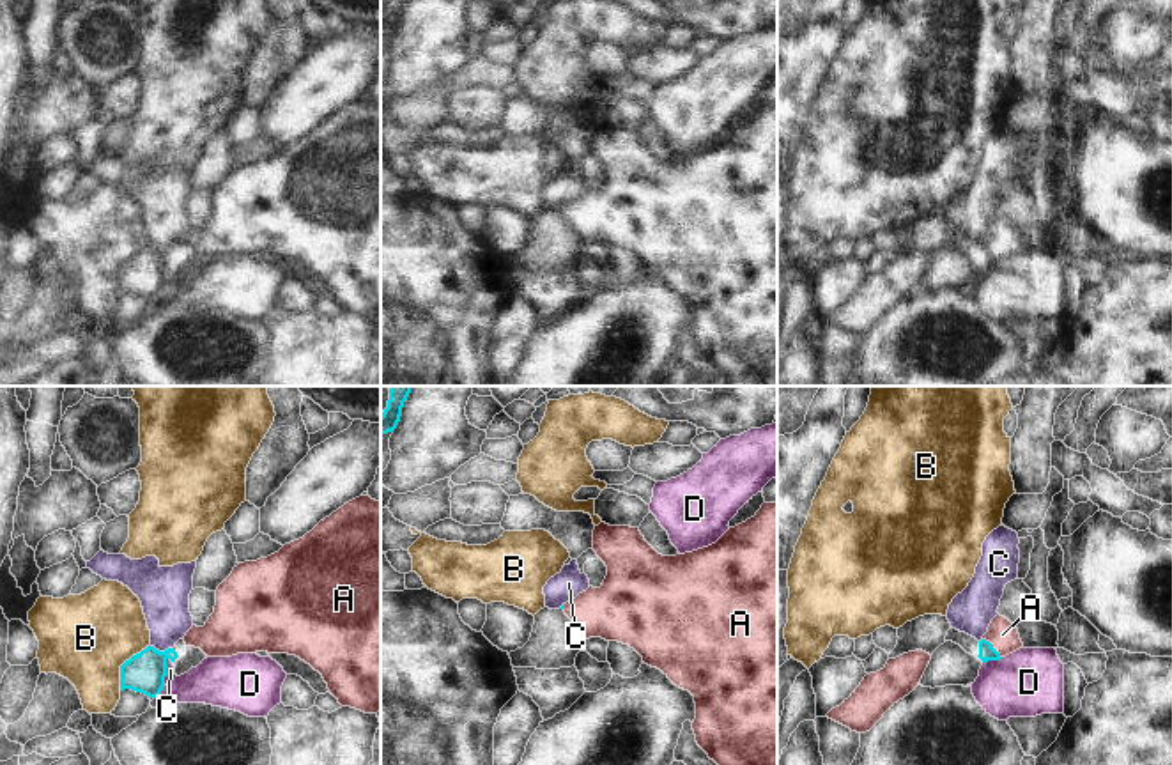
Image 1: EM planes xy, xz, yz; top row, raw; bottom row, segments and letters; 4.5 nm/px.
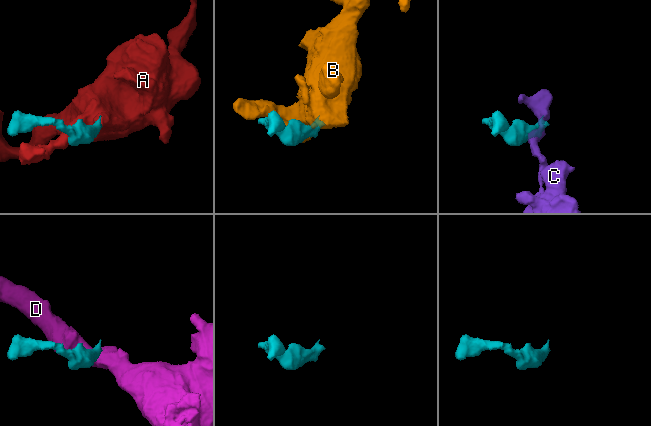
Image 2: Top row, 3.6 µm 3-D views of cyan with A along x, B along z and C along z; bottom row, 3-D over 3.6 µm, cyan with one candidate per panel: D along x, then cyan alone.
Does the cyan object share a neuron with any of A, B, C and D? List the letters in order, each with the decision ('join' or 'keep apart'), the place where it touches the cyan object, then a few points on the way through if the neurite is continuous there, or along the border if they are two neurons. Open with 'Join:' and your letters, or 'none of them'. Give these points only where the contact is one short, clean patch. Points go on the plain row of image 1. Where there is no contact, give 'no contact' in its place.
Join: A
A: join | yz (992, 250) | across yz (986, 255), (992, 250), (1002, 238)
B: keep apart | xy (123, 268)
C: keep apart | xy (161, 255)
D: keep apart | yz (992, 262) | along yz (1002, 261), (983, 266)

